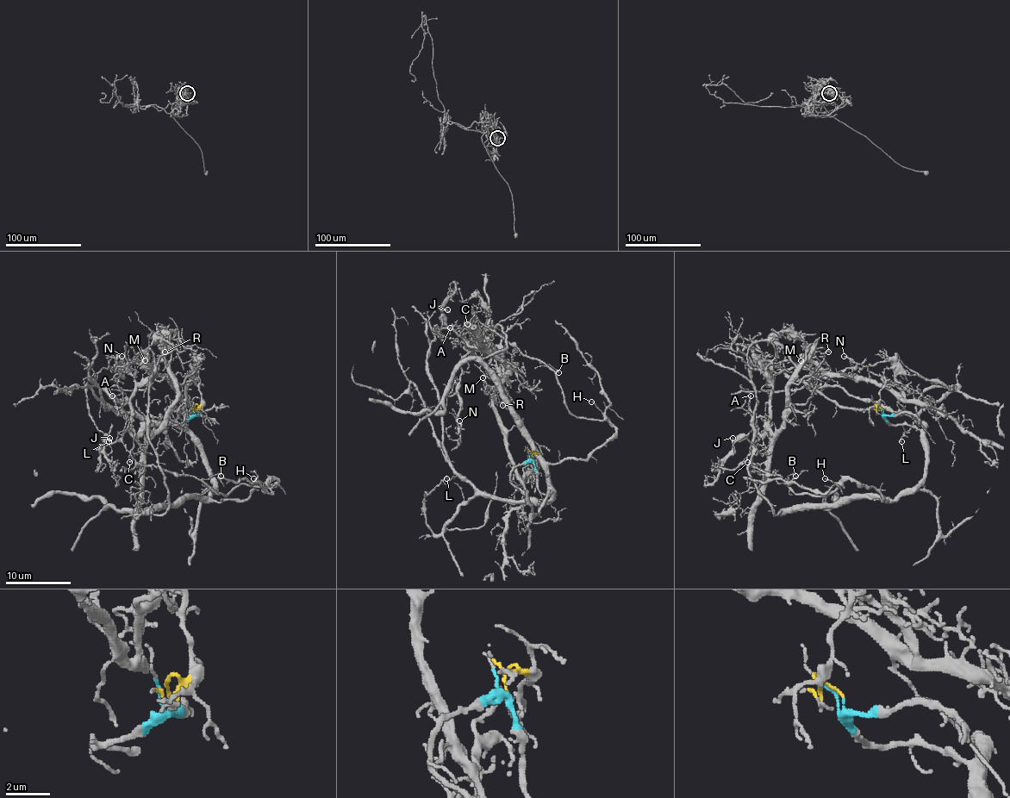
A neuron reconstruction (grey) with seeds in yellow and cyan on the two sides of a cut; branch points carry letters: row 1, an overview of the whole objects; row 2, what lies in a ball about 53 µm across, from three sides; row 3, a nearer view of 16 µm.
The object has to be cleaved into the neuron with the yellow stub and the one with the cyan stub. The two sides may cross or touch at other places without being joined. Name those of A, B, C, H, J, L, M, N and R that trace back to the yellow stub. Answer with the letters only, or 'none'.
A, C, J, M, N, R

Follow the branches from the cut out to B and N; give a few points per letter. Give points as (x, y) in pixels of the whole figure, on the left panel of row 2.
B: (196, 411), (172, 424), (201, 451), (212, 501), (277, 481), (227, 495), (203, 481), (220, 476)
N: (194, 409), (194, 382), (183, 395), (157, 373), (158, 358), (121, 375), (122, 356)

